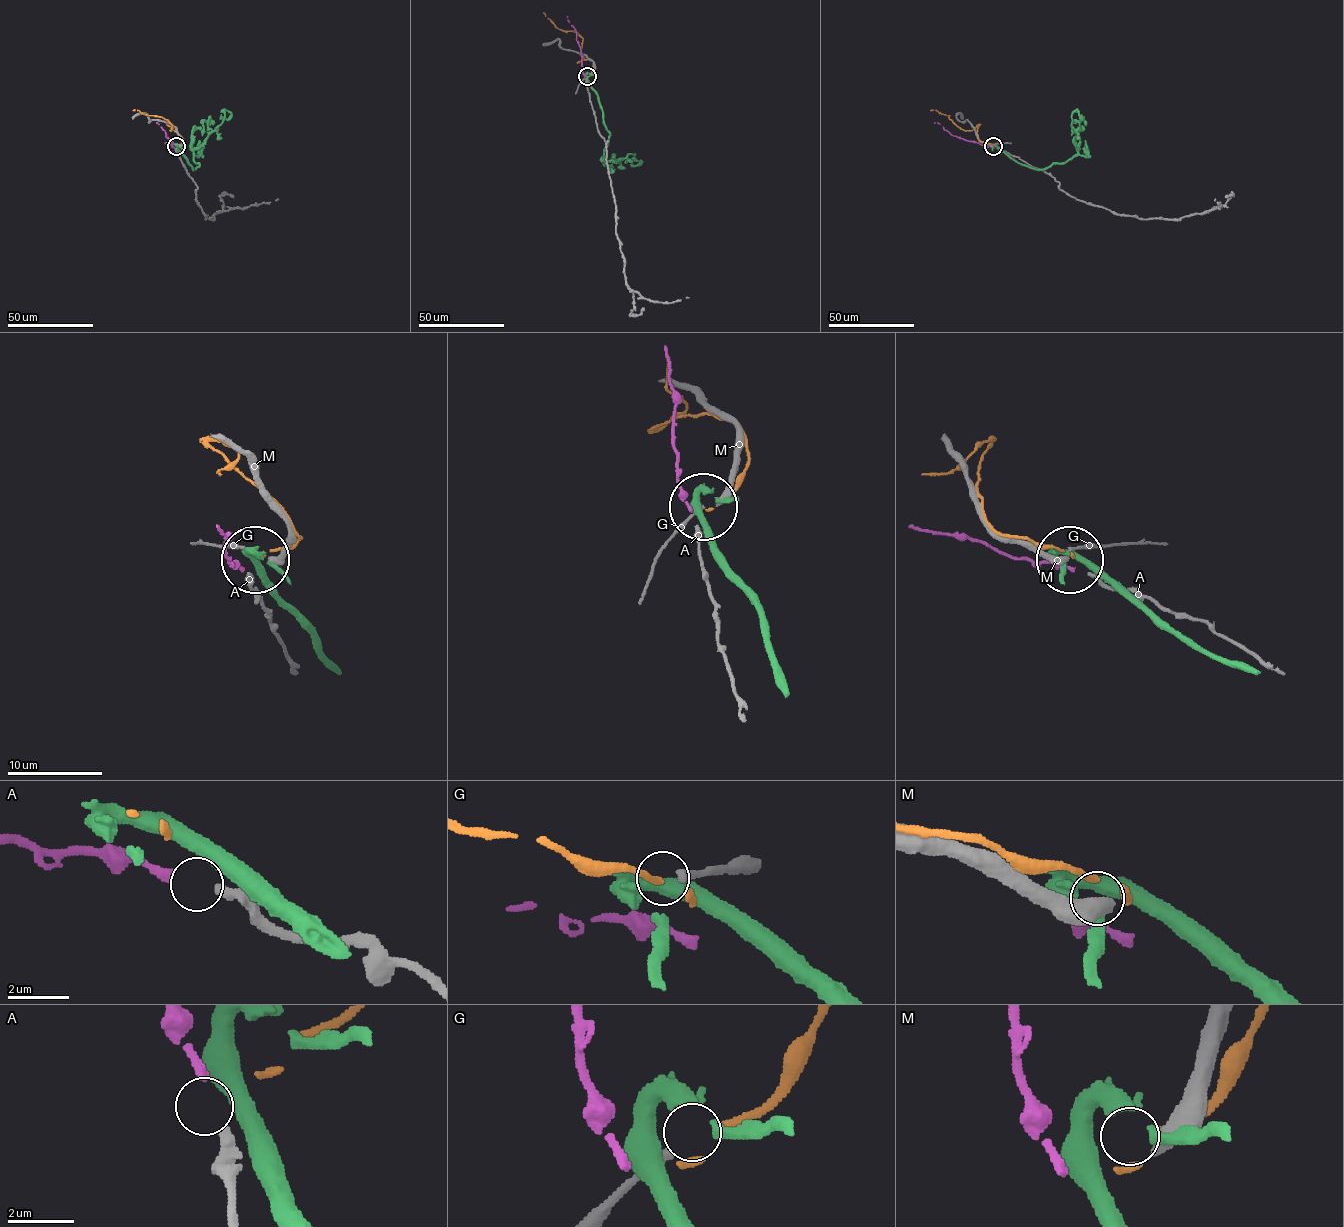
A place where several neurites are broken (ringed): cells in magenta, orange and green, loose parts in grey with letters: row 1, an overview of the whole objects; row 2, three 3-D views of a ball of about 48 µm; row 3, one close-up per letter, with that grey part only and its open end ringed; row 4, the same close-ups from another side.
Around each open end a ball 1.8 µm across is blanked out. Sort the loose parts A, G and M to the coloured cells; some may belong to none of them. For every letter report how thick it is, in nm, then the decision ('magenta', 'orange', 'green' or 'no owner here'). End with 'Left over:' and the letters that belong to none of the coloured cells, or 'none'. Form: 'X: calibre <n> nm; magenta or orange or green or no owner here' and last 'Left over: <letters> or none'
A: calibre 400 nm; magenta
G: calibre 280 nm; no owner here
M: calibre 550 nm; green
Left over: G

